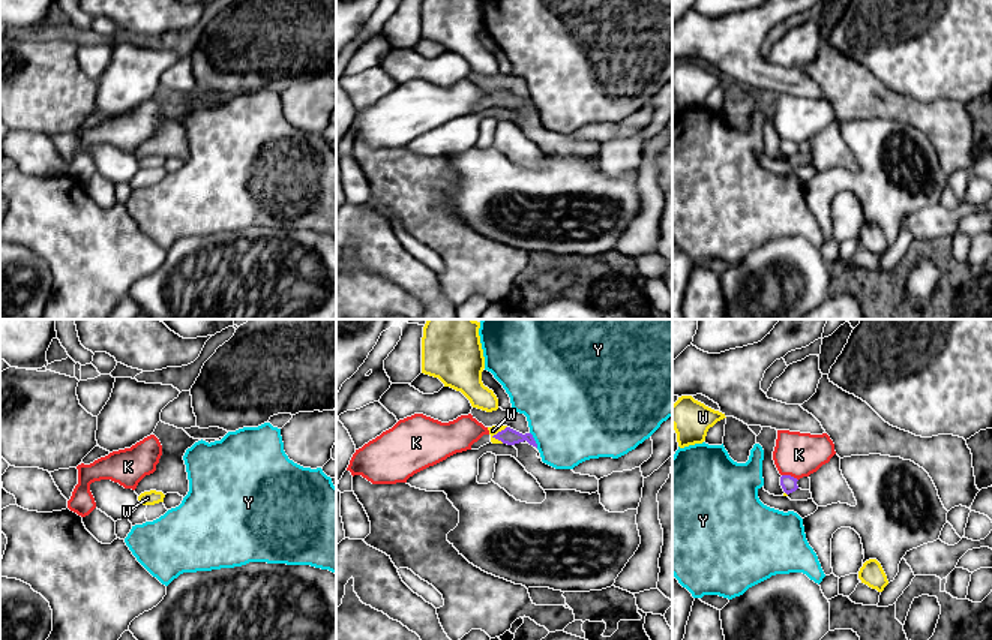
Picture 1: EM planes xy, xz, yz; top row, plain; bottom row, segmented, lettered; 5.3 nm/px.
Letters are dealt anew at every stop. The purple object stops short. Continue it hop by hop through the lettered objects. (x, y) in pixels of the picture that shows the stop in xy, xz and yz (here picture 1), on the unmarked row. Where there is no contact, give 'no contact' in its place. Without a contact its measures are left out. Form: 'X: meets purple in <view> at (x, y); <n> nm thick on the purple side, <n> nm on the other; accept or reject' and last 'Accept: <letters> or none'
K: meets purple in yz at (790, 140); 90 nm thick on the purple side, 240 nm on the other; reject
W: meets purple in xz at (499, 96); 90 nm thick on the purple side, 50 nm on the other; reject
Y: meets purple in xz at (533, 104); 90 nm thick on the purple side, 480 nm on the other; reject
Accept: none

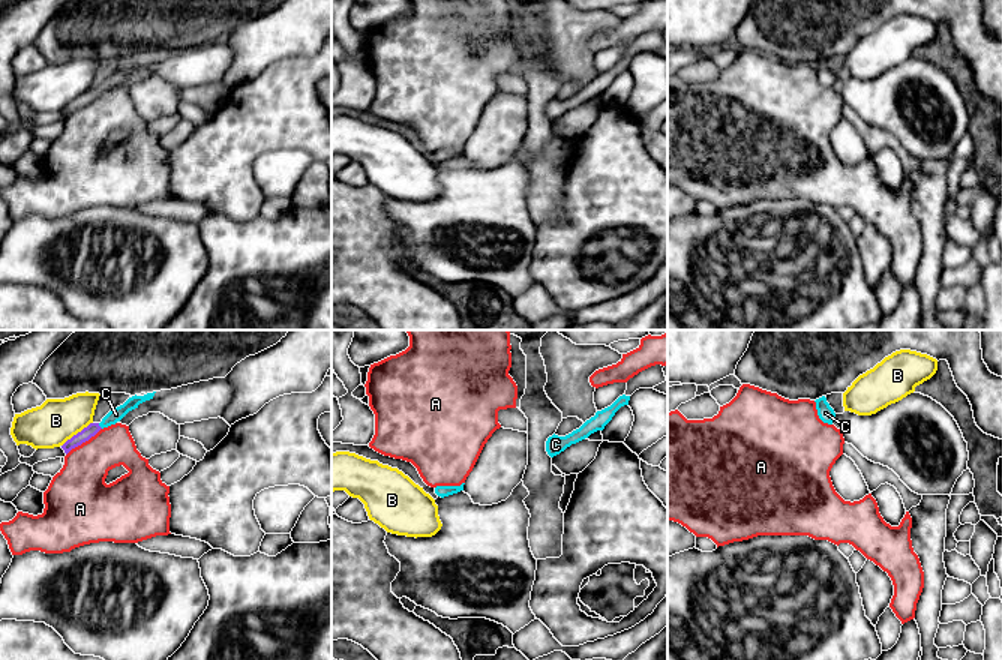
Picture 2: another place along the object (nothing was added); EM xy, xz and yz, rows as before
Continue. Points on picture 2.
A: meets purple in xy at (83, 105); 70 nm thick on the purple side, 280 nm on the other; reject
B: meets purple in xy at (78, 96); 70 nm thick on the purple side, 240 nm on the other; reject
C: meets purple in xy at (99, 90); 70 nm thick on the purple side, 70 nm on the other; accept
Accept: C

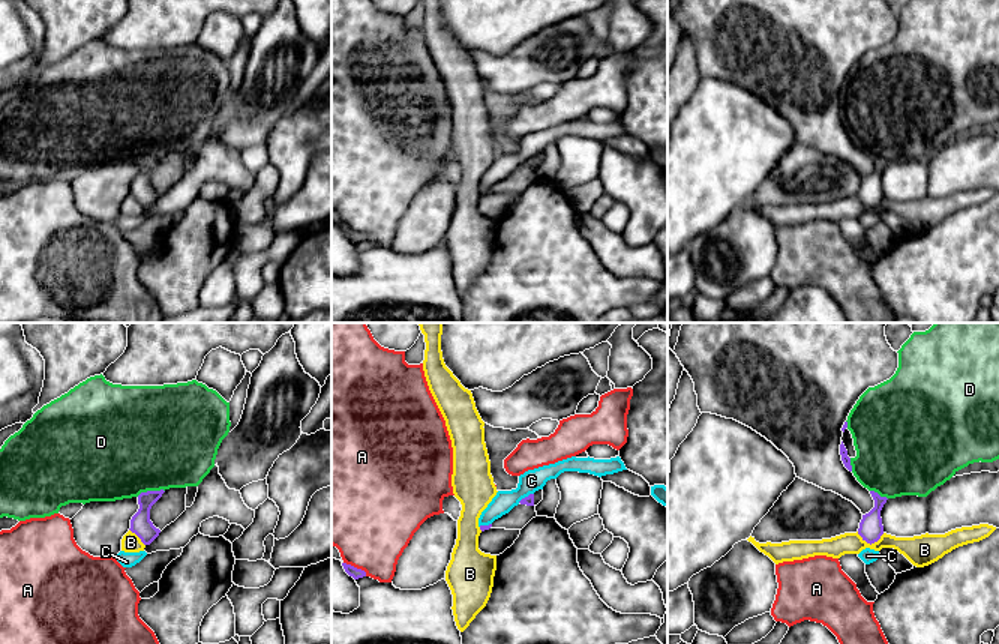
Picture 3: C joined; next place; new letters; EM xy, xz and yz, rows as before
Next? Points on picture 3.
A: meets purple in xz at (356, 231); 60 nm thick on the purple side, 440 nm on the other; reject
B: meets purple in yz at (870, 207); 130 nm thick on the purple side, 140 nm on the other; reject
C: meets purple in xz at (525, 161); 50 nm thick on the purple side, 120 nm on the other; reject
D: meets purple in xy at (150, 155); 110 nm thick on the purple side, 500 nm on the other; reject
Accept: none

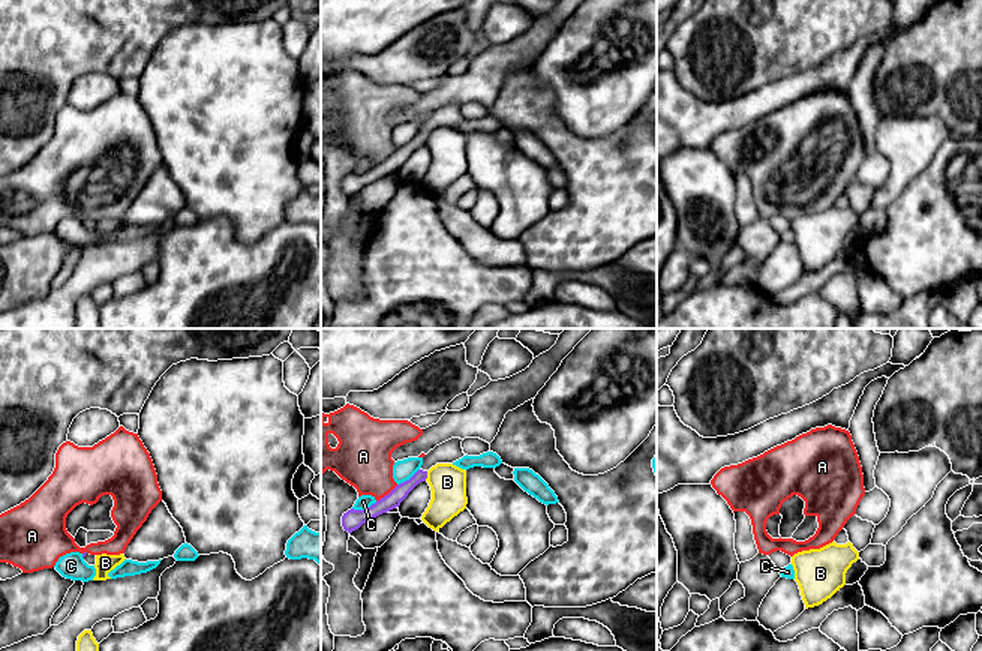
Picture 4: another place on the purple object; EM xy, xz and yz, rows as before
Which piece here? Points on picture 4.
A: meets purple in xz at (389, 158); 110 nm thick on the purple side, 300 nm on the other; reject
B: meets purple in xz at (426, 140); 90 nm thick on the purple side, 200 nm on the other; reject
C: meets purple in xz at (365, 173); 110 nm thick on the purple side, 70 nm on the other; reject
Accept: none

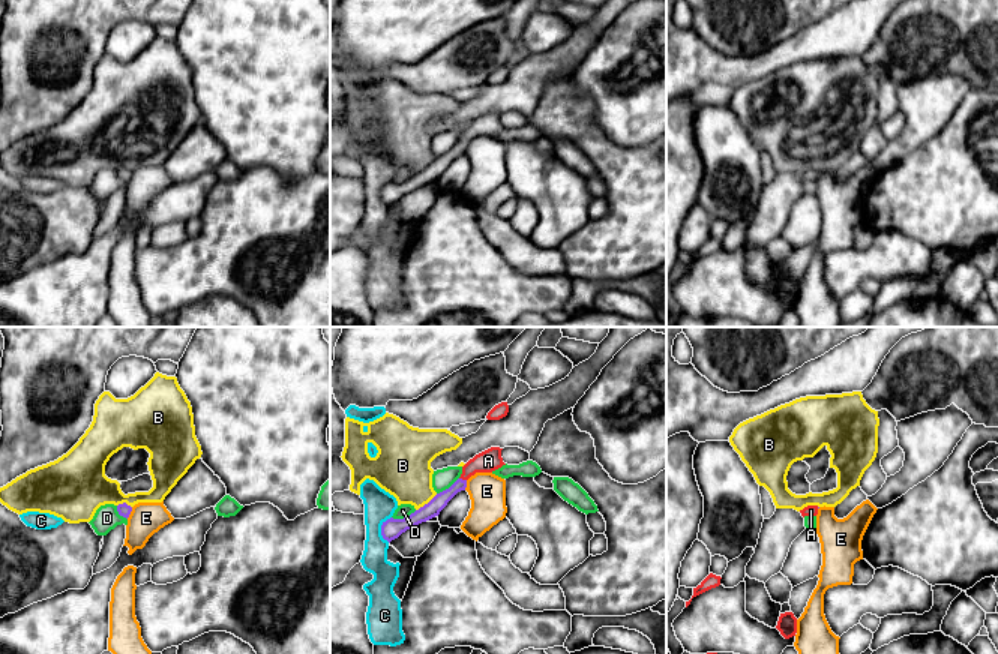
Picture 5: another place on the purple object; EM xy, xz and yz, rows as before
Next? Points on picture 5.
A: meets purple in xz at (461, 143); 90 nm thick on the purple side, 120 nm on the other; accept
B: meets purple in xz at (428, 167); 110 nm thick on the purple side, 300 nm on the other; reject
C: meets purple in xz at (381, 194); 110 nm thick on the purple side, 160 nm on the other; reject
D: meets purple in xz at (404, 182); 110 nm thick on the purple side, 70 nm on the other; reject
E: meets purple in xy at (129, 177); 70 nm thick on the purple side, 180 nm on the other; reject
Accept: A

